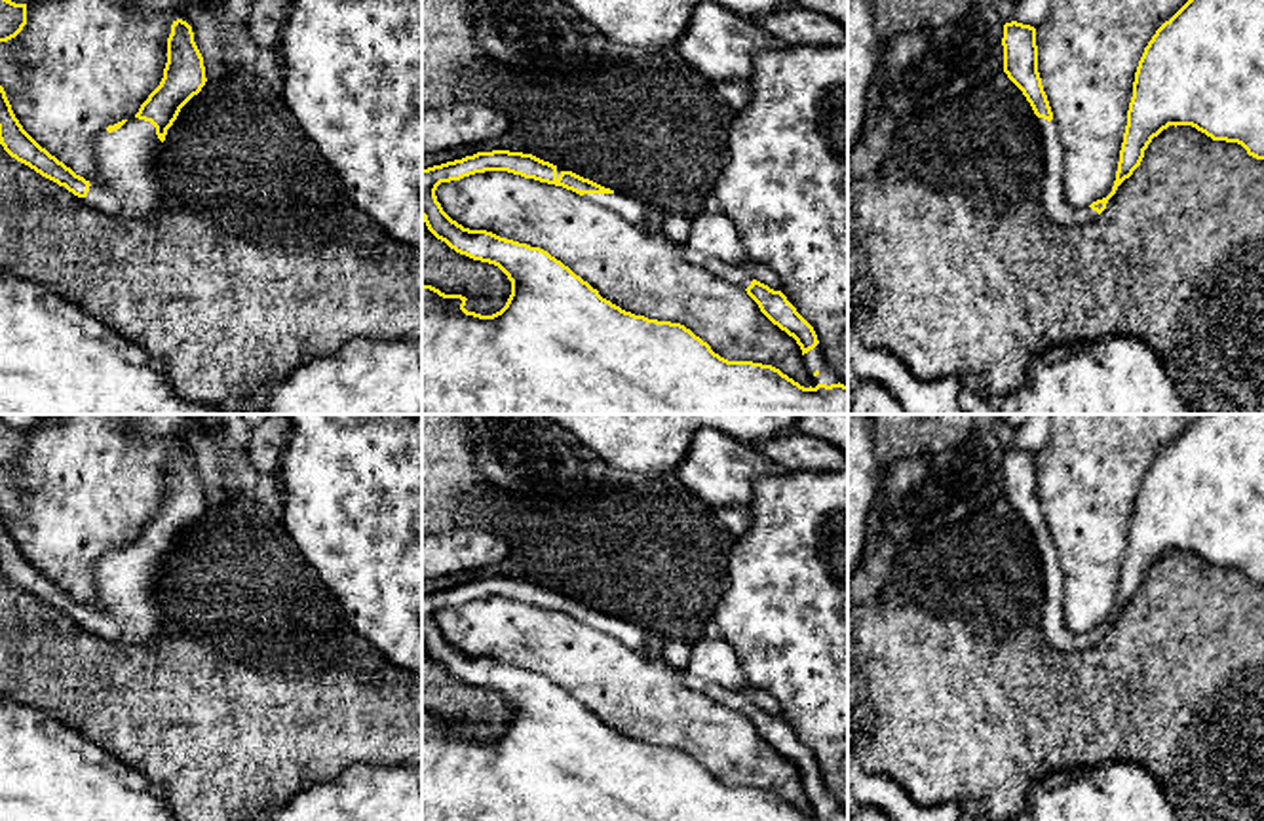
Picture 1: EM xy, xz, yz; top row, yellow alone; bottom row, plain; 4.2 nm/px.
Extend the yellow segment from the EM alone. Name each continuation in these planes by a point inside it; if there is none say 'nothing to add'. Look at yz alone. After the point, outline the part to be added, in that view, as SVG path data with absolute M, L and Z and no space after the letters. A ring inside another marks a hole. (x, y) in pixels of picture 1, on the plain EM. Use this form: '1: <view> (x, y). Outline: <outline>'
1: yz (1053, 626). Outline: M1036 542L1036 551L1042 561L1042 633L1047 644L1061 652L1083 652L1099 642L1091 633L1070 633L1063 612L1064 574L1057 547Z

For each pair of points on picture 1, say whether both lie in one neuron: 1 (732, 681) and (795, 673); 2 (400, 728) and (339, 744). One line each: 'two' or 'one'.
1: two
2: one

